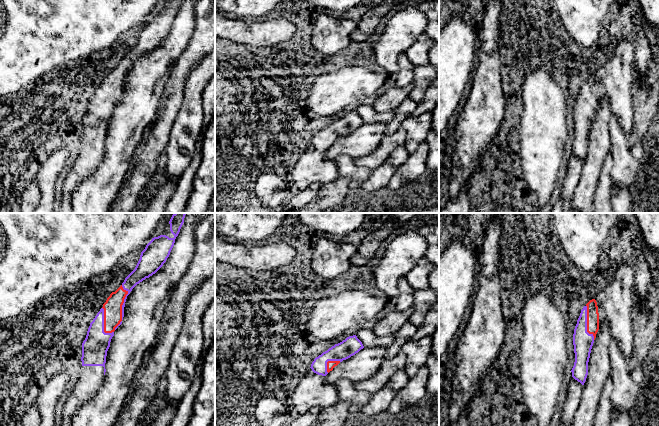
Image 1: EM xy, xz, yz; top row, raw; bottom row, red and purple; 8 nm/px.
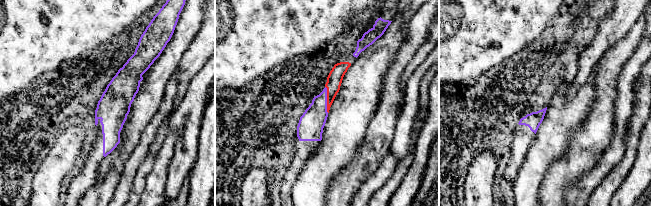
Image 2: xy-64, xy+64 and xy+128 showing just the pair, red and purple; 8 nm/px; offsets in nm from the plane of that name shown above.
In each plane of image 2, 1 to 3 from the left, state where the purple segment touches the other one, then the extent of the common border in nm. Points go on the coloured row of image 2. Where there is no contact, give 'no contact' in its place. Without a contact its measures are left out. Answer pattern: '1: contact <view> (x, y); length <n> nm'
1: no contact
2: contact xy+64 (327, 99); length 220 nm
3: no contact

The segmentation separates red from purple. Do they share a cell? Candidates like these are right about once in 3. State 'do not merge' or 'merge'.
merge

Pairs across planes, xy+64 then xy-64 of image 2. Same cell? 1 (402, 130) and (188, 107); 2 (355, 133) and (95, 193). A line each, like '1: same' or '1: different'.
1: same
2: same

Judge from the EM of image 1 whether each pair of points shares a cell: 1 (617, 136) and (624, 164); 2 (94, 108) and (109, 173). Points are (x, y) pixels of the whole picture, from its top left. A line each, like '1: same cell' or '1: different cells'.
1: same cell
2: different cells

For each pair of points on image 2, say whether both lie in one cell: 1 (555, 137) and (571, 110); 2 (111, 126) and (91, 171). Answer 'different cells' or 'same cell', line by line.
1: same cell
2: same cell

